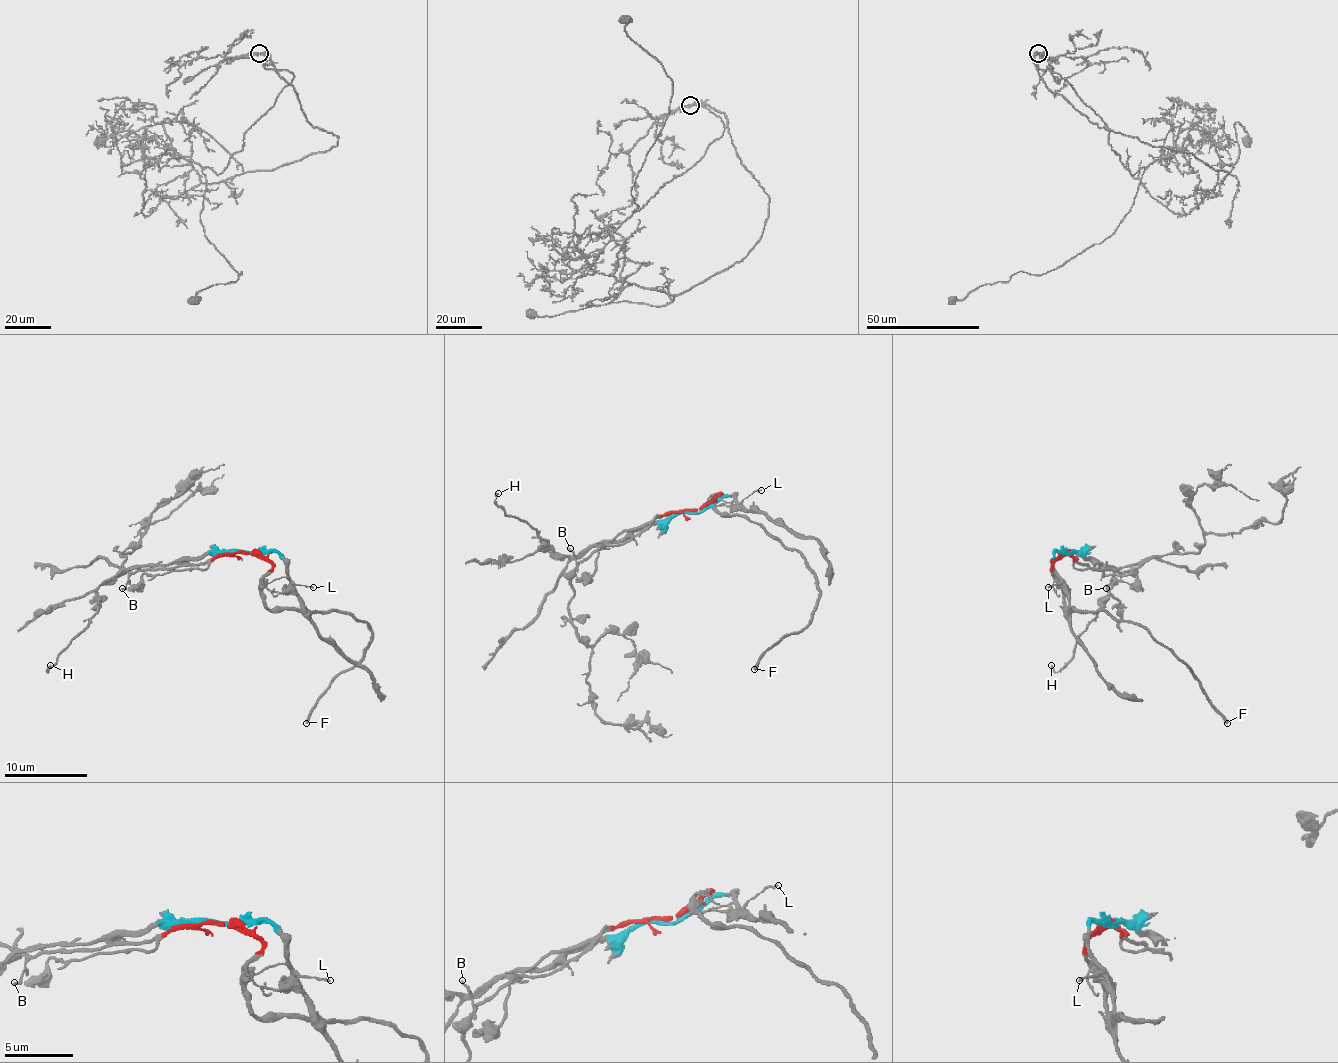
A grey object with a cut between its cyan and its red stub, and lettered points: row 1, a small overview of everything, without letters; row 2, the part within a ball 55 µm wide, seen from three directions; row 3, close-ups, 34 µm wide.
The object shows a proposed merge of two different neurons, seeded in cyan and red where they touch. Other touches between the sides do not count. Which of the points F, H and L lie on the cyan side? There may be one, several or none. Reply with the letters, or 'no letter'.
H, L

